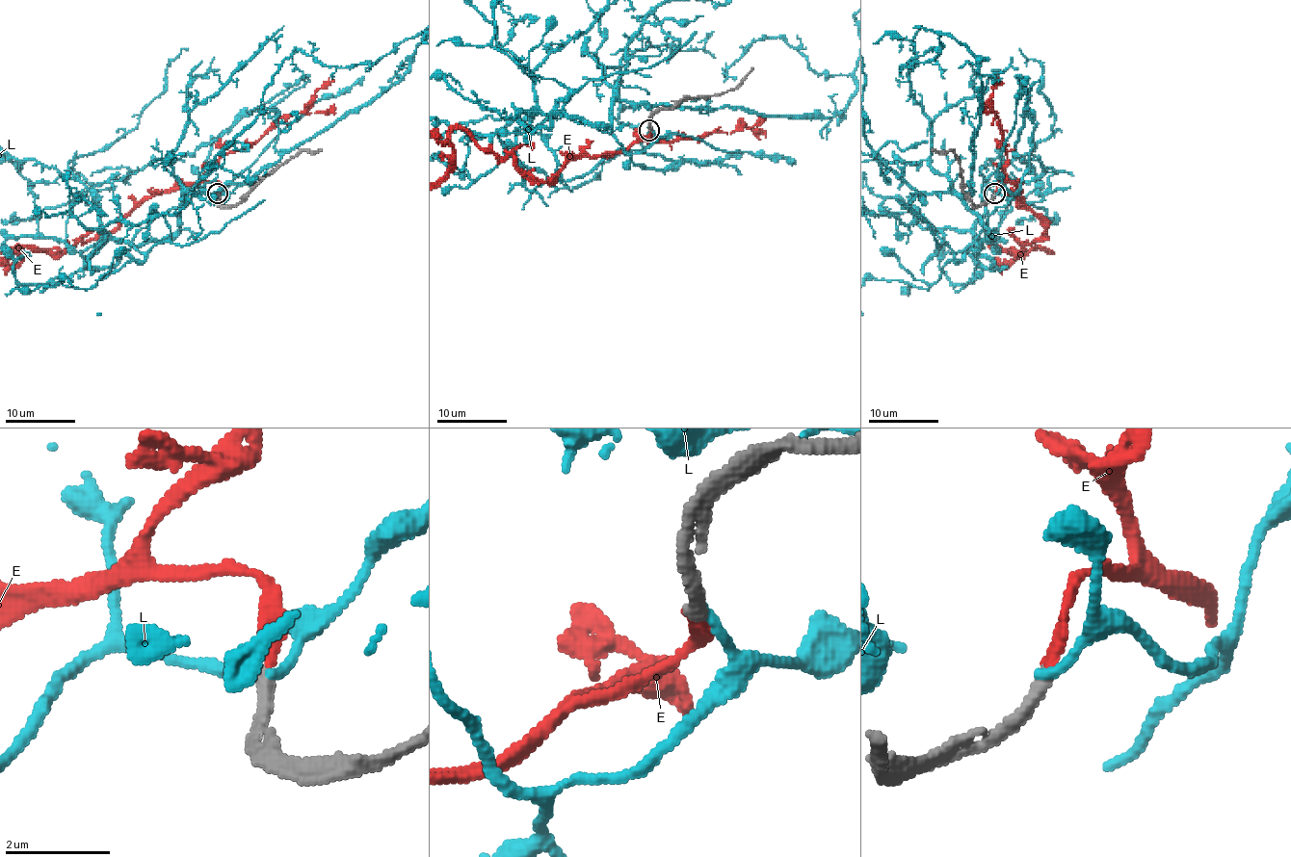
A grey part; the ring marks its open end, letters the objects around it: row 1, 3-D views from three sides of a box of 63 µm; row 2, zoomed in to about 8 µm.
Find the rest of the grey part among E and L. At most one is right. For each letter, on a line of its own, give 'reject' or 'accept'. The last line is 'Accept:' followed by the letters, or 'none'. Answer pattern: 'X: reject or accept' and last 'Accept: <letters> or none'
E: accept
L: reject
Accept: E

